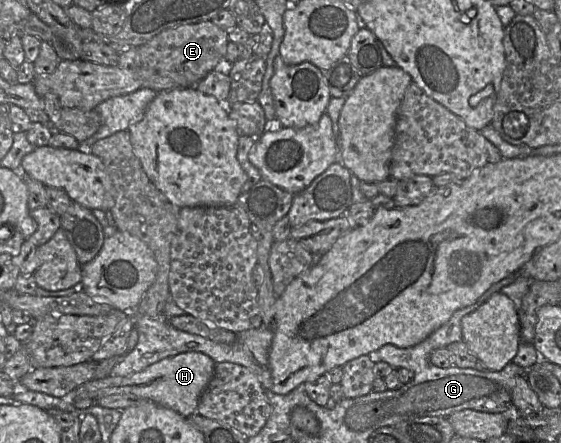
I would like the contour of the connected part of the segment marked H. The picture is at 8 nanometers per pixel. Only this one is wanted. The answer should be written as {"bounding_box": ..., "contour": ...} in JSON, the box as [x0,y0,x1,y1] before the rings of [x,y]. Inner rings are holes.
{"bounding_box":[65,353,216,417],"contour":[[[180,353],[158,361],[143,371],[129,376],[93,379],[77,388],[72,395],[65,399],[91,398],[98,400],[108,395],[135,395],[172,409],[183,417],[189,417],[196,413],[200,397],[214,375],[215,365],[216,363],[204,353]]]}

